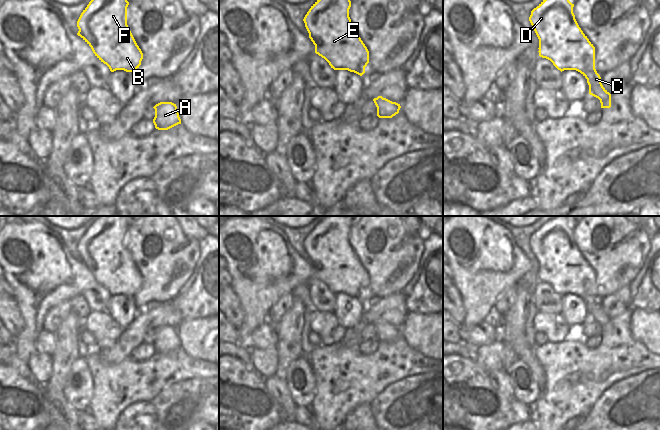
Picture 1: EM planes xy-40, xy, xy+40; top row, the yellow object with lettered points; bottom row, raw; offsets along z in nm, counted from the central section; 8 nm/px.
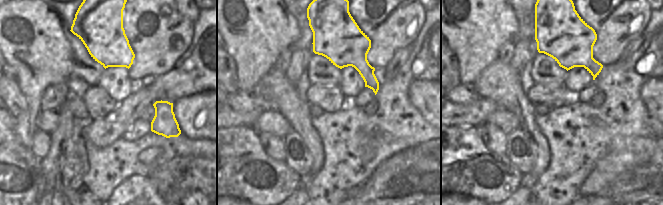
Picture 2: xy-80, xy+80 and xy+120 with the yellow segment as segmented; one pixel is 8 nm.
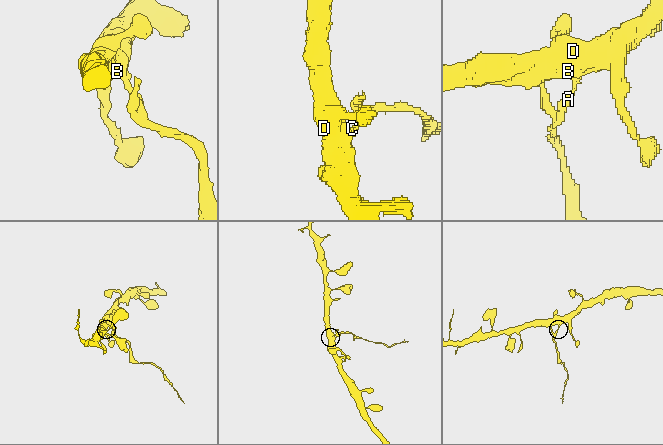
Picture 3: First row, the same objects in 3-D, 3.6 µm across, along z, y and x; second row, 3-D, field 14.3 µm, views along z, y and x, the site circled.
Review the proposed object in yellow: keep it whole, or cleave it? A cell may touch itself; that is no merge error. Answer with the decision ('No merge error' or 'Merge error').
Merge error.

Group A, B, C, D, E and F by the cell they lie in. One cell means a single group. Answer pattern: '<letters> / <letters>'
A / B C D E F

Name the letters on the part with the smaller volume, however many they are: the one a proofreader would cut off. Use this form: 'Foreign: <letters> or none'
Foreign: A

